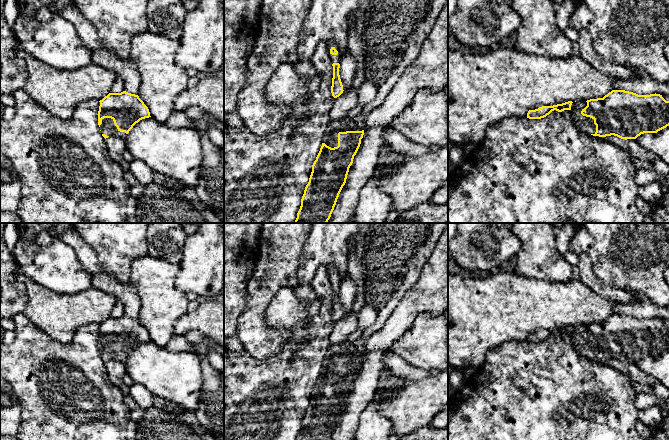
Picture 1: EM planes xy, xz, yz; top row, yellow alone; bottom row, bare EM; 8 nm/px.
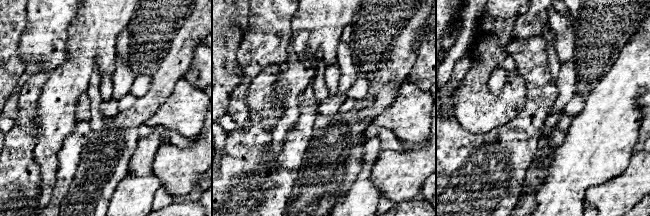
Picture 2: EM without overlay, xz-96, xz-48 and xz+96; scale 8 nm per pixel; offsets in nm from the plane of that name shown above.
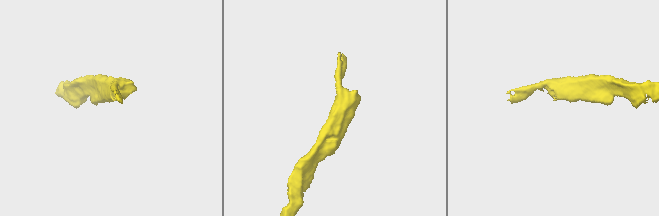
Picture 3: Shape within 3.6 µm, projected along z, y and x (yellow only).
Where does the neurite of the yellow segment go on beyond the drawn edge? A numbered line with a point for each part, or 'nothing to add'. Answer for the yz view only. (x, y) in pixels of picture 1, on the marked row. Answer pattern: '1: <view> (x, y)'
1: yz (586, 124)

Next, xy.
1: xy (107, 127)

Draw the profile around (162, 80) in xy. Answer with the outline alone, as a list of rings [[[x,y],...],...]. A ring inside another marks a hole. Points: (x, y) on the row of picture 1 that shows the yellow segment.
[[[147,31],[135,35],[130,43],[129,60],[141,78],[138,96],[148,107],[150,116],[160,123],[165,123],[173,112],[175,98],[187,88],[189,80],[186,70],[175,61],[180,41]]]

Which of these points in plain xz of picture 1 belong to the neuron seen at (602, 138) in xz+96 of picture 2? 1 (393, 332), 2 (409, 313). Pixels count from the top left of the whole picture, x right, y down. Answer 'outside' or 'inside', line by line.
1: inside
2: inside

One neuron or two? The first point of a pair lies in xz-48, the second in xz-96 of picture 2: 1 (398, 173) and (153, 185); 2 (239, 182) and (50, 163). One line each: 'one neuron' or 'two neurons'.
1: two neurons
2: two neurons

